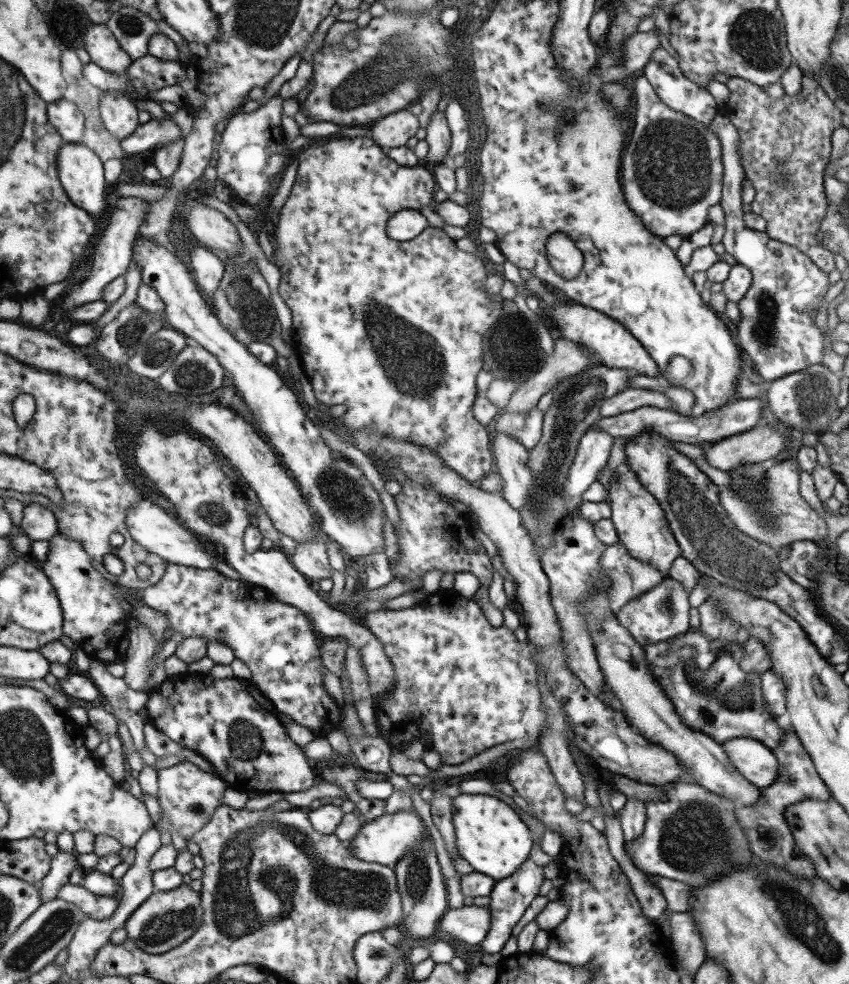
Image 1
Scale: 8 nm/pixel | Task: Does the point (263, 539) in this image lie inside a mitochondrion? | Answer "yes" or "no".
no

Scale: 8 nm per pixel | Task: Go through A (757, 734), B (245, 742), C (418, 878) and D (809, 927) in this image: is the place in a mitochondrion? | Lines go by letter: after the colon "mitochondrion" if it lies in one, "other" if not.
A: other
B: mitochondrion
C: mitochondrion
D: mitochondrion

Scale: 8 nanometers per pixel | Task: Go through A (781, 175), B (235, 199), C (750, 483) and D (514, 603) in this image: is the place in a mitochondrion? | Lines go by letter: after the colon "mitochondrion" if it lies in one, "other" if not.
A: mitochondrion
B: other
C: mitochondrion
D: other

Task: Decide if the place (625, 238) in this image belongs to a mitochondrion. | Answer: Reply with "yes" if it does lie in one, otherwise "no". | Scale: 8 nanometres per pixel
no

